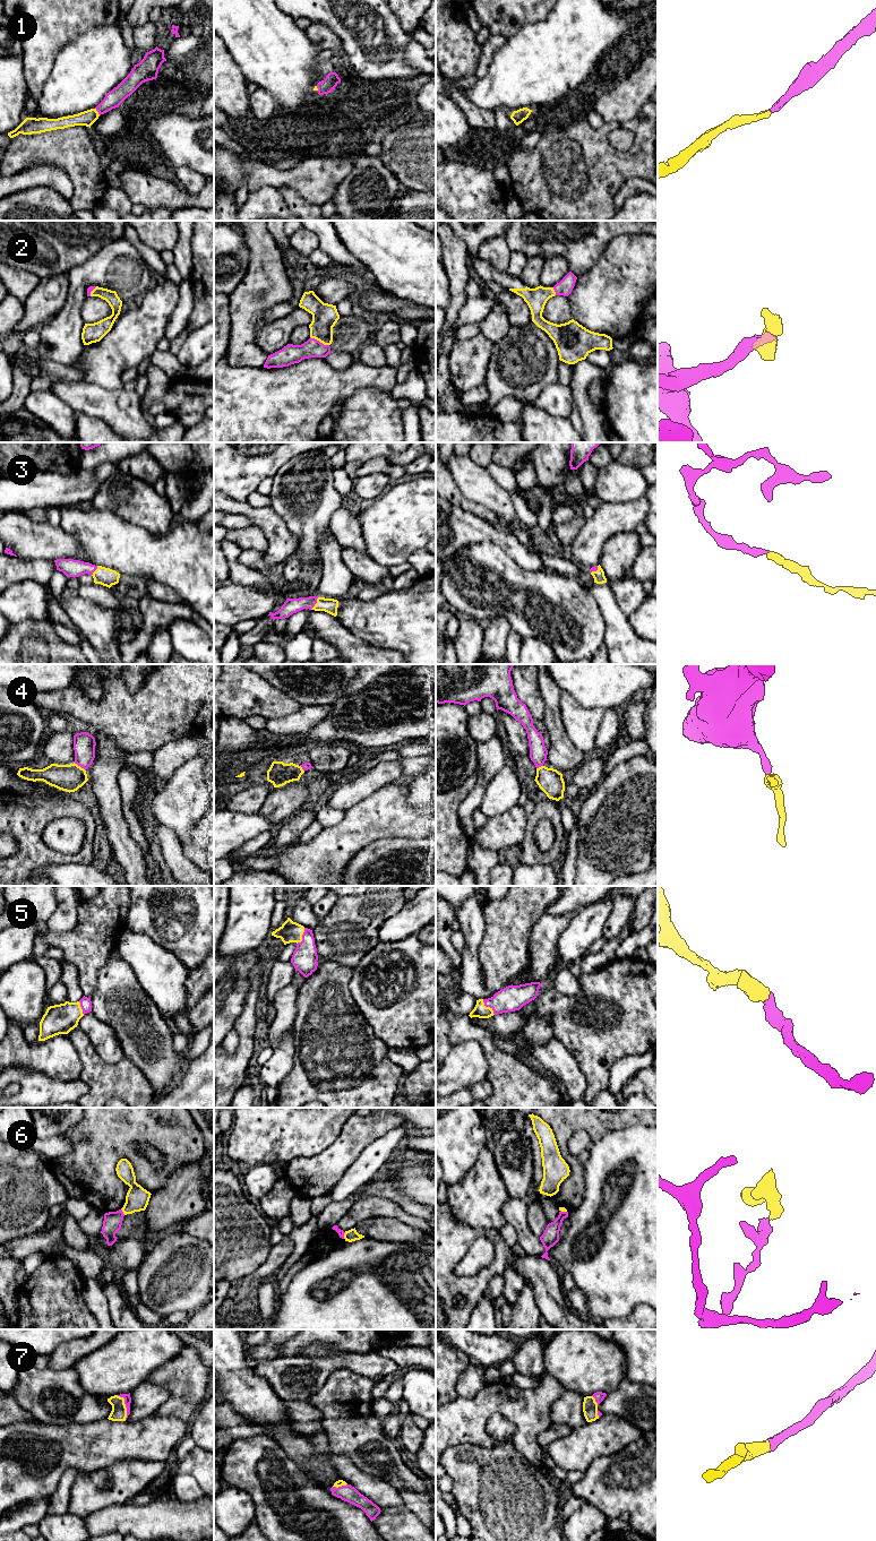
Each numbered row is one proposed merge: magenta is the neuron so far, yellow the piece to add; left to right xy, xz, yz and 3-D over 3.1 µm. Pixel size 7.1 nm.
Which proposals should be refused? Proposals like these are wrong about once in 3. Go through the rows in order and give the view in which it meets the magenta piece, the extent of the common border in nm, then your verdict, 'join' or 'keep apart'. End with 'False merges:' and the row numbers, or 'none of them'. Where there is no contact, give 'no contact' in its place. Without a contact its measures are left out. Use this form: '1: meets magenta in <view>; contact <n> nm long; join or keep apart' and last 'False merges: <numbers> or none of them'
1: meets magenta in xy; contact 70 nm long; join
2: meets magenta in xz; contact 150 nm long; join
3: meets magenta in xz; contact 110 nm long; join
4: meets magenta in xy; contact 110 nm long; join
5: meets magenta in yz; contact 140 nm long; join
6: meets magenta in xz; contact 50 nm long; keep apart
7: meets magenta in xy; contact 190 nm long; join
False merges: 6

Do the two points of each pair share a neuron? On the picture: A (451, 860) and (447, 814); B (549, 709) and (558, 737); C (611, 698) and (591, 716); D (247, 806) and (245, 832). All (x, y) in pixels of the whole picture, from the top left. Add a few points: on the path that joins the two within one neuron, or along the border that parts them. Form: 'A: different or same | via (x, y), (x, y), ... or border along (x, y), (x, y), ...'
A: same | via (447, 849), (447, 825)
B: same | via (552, 716), (555, 730)
C: different | border along (575, 700), (586, 707), (601, 707), (604, 709)
D: different | border along (226, 808), (245, 812), (257, 812)

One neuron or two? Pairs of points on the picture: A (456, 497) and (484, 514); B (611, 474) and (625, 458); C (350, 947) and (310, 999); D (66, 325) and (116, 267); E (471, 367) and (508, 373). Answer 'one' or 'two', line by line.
A: one
B: two
C: two
D: one
E: two

